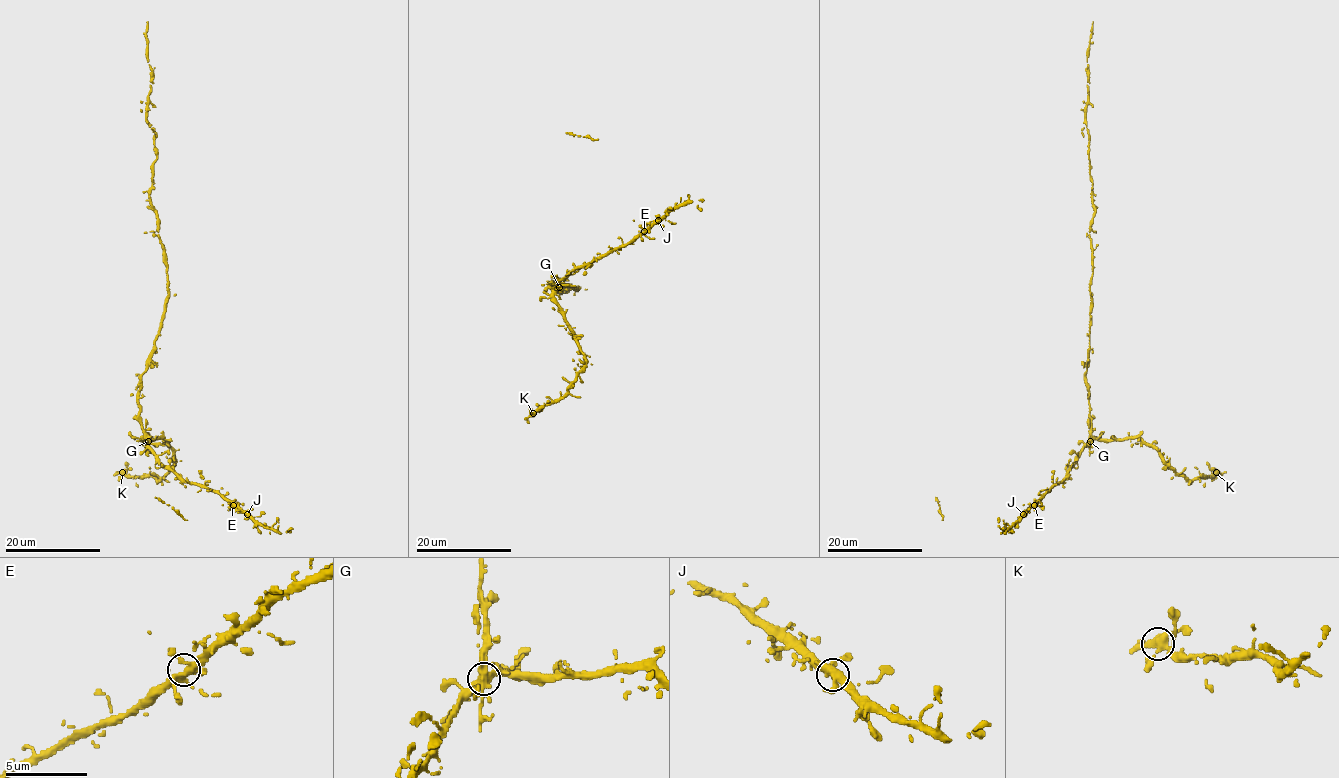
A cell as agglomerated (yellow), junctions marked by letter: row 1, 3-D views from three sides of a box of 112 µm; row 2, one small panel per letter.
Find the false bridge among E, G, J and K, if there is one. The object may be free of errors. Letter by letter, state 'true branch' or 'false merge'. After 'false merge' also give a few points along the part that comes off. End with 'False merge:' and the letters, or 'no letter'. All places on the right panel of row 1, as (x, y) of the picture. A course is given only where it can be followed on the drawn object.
E: true branch
G: false merge; course (1090, 440), (1086, 370), (1092, 248), (1089, 234), (1095, 211), (1085, 120), (1089, 95), (1086, 50), (1092, 22)
J: true branch
K: true branch
False merge: G

